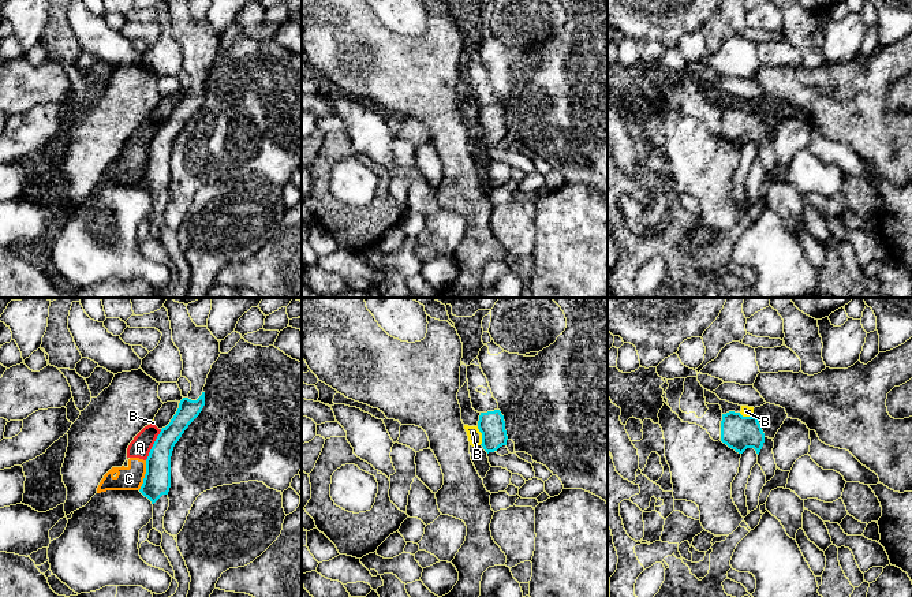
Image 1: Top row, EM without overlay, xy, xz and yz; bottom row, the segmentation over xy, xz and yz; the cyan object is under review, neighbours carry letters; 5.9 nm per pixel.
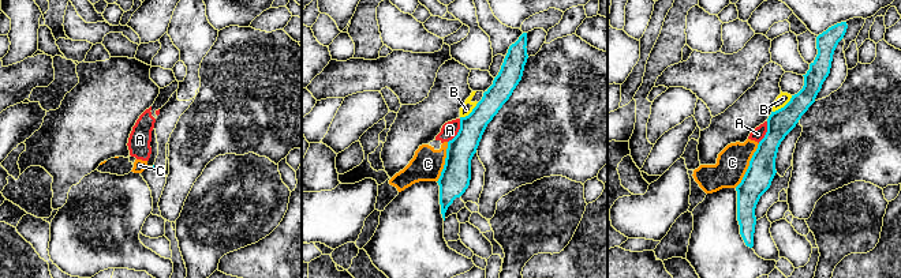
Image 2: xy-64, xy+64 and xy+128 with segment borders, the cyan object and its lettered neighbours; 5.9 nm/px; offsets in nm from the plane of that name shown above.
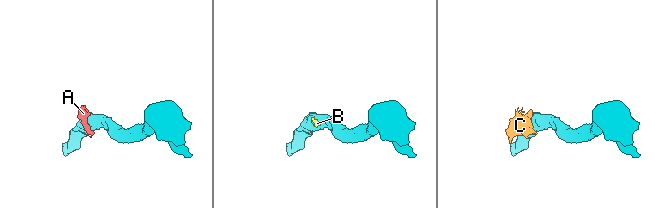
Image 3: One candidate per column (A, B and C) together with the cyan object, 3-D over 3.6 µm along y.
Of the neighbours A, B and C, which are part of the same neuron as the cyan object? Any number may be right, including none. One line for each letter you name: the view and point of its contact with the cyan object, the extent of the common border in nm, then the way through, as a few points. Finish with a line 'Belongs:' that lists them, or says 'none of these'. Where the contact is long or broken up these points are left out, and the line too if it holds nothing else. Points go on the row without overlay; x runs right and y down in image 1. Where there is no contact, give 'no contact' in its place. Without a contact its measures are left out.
Belongs: none of these

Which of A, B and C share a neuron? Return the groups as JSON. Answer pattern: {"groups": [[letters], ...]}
{"groups": [["A", "B", "C"]]}

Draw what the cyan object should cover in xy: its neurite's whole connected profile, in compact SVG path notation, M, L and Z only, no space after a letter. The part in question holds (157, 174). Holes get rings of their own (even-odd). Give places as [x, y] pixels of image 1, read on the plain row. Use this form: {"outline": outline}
{"outline": "M205 86L191 94L183 92L171 116L161 123L146 153L146 168L139 186L154 198L171 182L171 150L188 119L199 109L205 100Z"}

